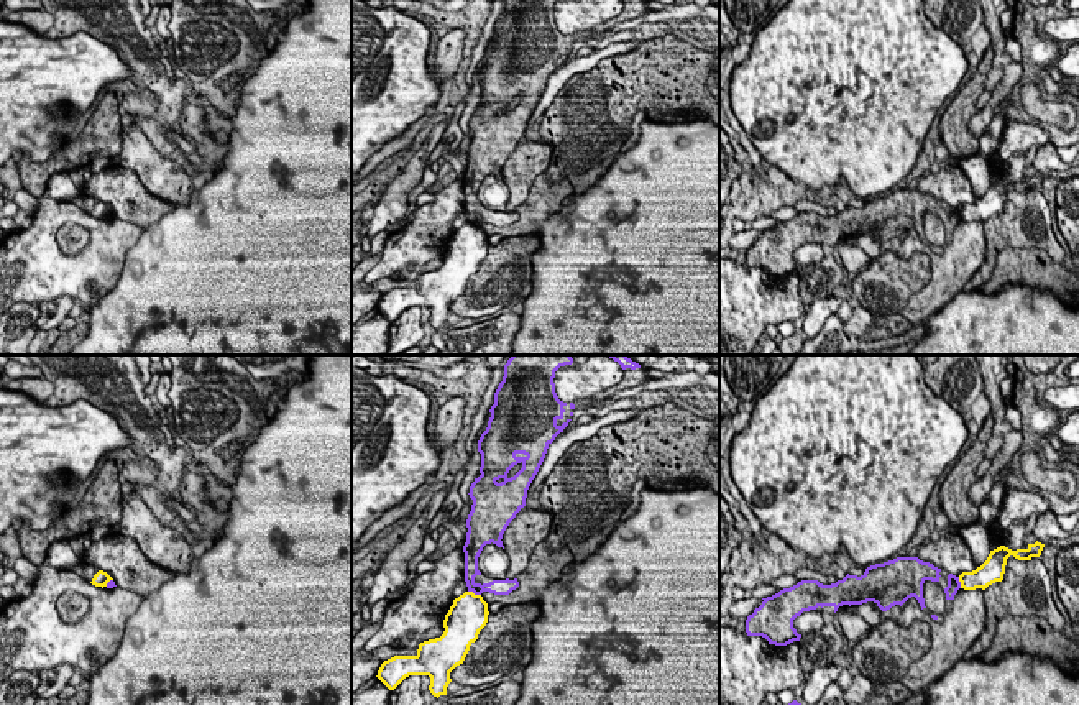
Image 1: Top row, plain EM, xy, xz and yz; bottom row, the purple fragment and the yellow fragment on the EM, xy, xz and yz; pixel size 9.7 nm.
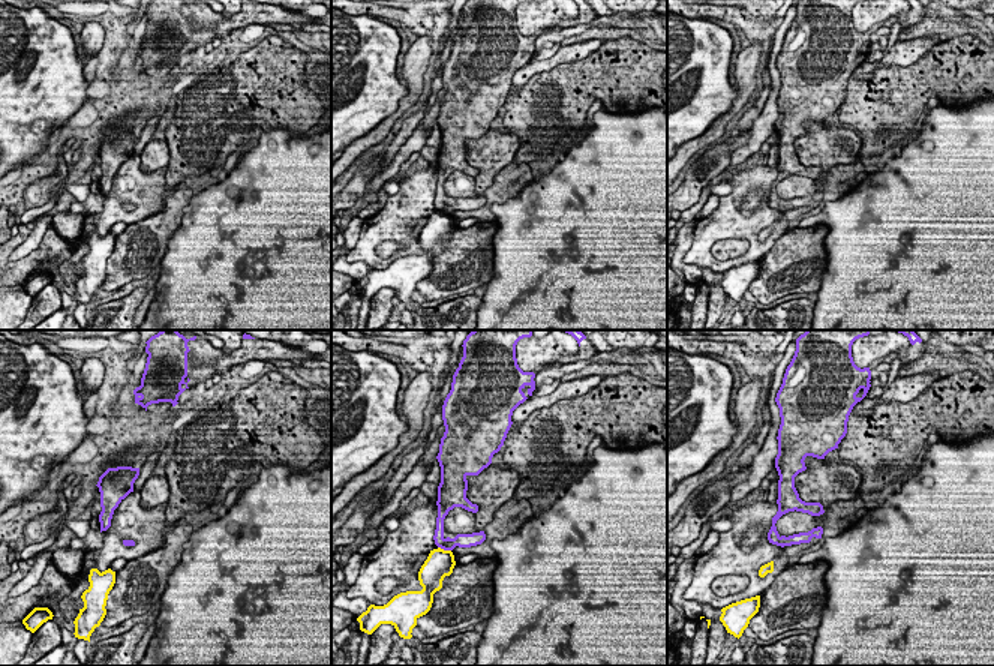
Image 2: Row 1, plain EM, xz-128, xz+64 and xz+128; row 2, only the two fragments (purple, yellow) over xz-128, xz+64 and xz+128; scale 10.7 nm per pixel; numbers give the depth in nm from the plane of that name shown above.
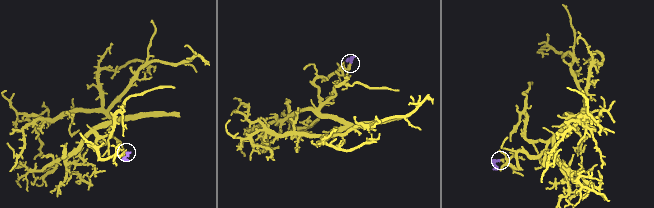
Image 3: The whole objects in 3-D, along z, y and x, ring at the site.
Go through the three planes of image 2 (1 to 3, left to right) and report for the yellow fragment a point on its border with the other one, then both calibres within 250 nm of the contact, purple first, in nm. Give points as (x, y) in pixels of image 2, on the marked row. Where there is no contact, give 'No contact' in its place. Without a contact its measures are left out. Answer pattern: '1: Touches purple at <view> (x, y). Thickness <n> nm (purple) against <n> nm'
1: No contact
2: Touches purple at xz+64 (444, 549). Thickness 160 nm (purple) against 300 nm
3: No contact

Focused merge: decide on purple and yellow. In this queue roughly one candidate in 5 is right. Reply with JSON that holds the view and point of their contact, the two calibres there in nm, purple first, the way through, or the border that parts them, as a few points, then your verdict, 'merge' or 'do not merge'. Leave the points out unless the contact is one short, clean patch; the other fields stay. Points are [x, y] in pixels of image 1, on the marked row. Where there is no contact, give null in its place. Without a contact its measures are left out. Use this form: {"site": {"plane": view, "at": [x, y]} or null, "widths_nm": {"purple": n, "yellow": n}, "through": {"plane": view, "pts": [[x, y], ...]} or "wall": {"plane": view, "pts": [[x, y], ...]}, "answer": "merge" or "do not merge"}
{"site": {"plane": "xz", "at": [475, 594]}, "widths_nm": {"purple": 160, "yellow": 380}, "wall": {"plane": "xz", "pts": [[468, 590], [480, 595]]}, "answer": "do not merge"}

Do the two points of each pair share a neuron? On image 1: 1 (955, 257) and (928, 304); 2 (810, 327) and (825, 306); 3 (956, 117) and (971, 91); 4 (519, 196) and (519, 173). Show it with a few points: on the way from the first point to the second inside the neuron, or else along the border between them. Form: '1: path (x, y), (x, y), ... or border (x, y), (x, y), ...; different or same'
1: path (953, 268), (936, 293); same
2: path (813, 322), (820, 311); same
3: path (961, 110), (968, 97); same
4: path (519, 191), (519, 178); same

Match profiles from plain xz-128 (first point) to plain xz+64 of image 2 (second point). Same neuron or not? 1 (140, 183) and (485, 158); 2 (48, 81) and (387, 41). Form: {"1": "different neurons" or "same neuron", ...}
{"1": "different neurons", "2": "same neuron"}

